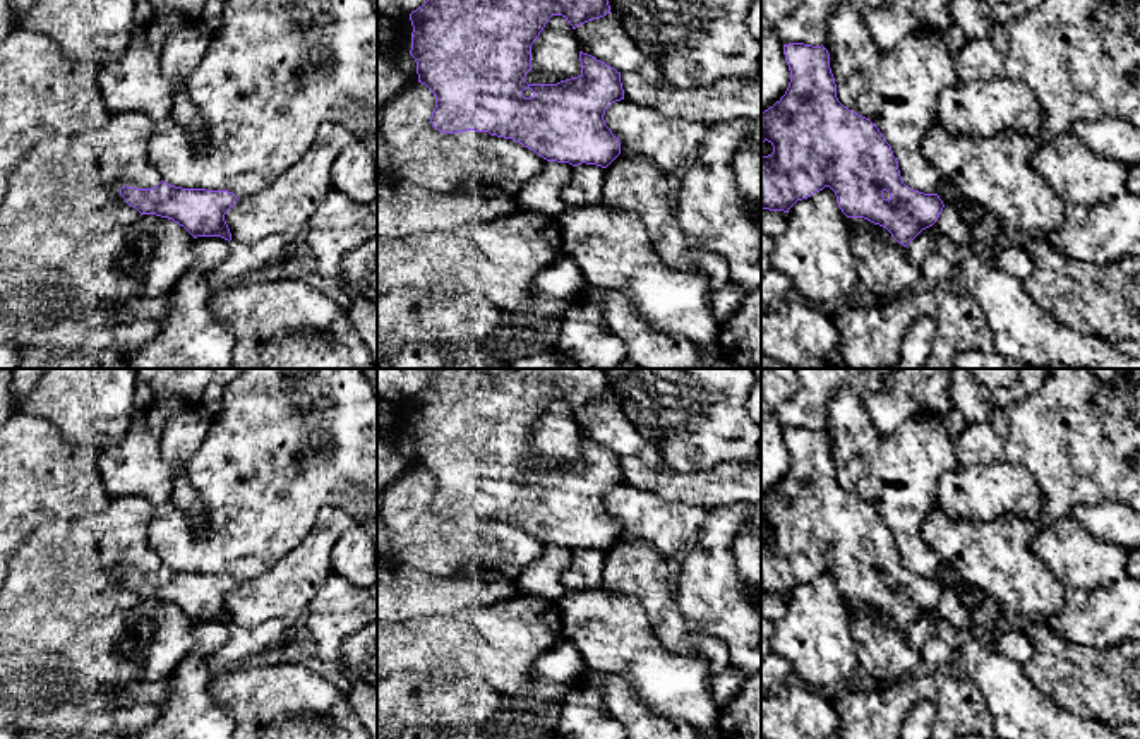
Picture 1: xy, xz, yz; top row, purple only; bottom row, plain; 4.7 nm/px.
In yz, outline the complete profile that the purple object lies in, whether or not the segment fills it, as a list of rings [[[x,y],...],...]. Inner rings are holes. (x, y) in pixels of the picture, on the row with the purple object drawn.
[[[783,45],[790,82],[785,94],[768,110],[761,111],[761,142],[768,141],[773,153],[761,156],[761,207],[770,211],[789,209],[802,199],[830,187],[838,207],[847,218],[864,218],[886,228],[891,237],[907,247],[922,230],[933,226],[945,204],[938,194],[924,194],[903,183],[891,146],[869,118],[849,110],[837,98],[837,84],[830,69],[830,53],[821,46]]]

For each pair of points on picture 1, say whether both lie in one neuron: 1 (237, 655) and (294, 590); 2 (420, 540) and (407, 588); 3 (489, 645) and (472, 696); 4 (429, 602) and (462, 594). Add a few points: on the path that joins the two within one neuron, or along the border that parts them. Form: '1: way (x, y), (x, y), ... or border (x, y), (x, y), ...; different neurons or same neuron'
1: border (292, 618), (271, 618), (252, 626), (232, 623); different neurons
2: border (395, 561), (407, 568), (451, 578); different neurons
3: border (439, 676), (448, 679), (482, 676), (506, 702); different neurons
4: way (438, 595), (453, 594); same neuron

